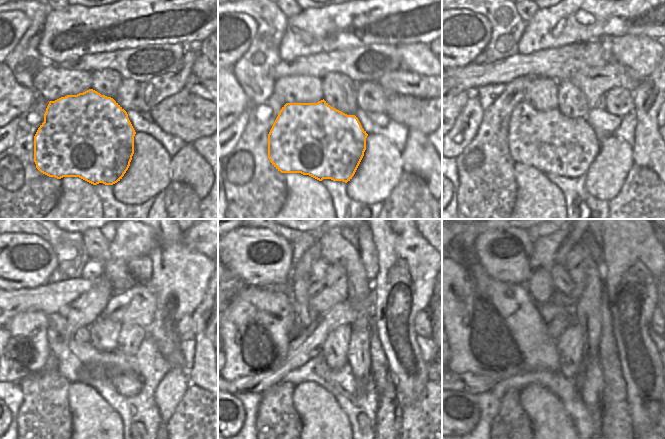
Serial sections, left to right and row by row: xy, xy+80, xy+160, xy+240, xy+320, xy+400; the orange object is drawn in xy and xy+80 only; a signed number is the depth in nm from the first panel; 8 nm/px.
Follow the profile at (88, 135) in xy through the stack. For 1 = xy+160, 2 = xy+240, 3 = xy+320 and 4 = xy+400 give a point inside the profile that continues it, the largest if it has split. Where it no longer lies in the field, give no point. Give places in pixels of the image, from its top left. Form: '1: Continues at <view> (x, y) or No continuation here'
1: Continues at xy+160 (548, 141)
2: Continues at xy+240 (127, 383)
3: Continues at xy+320 (301, 277)
4: Continues at xy+400 (539, 285)

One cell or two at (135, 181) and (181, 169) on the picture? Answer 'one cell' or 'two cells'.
two cells

